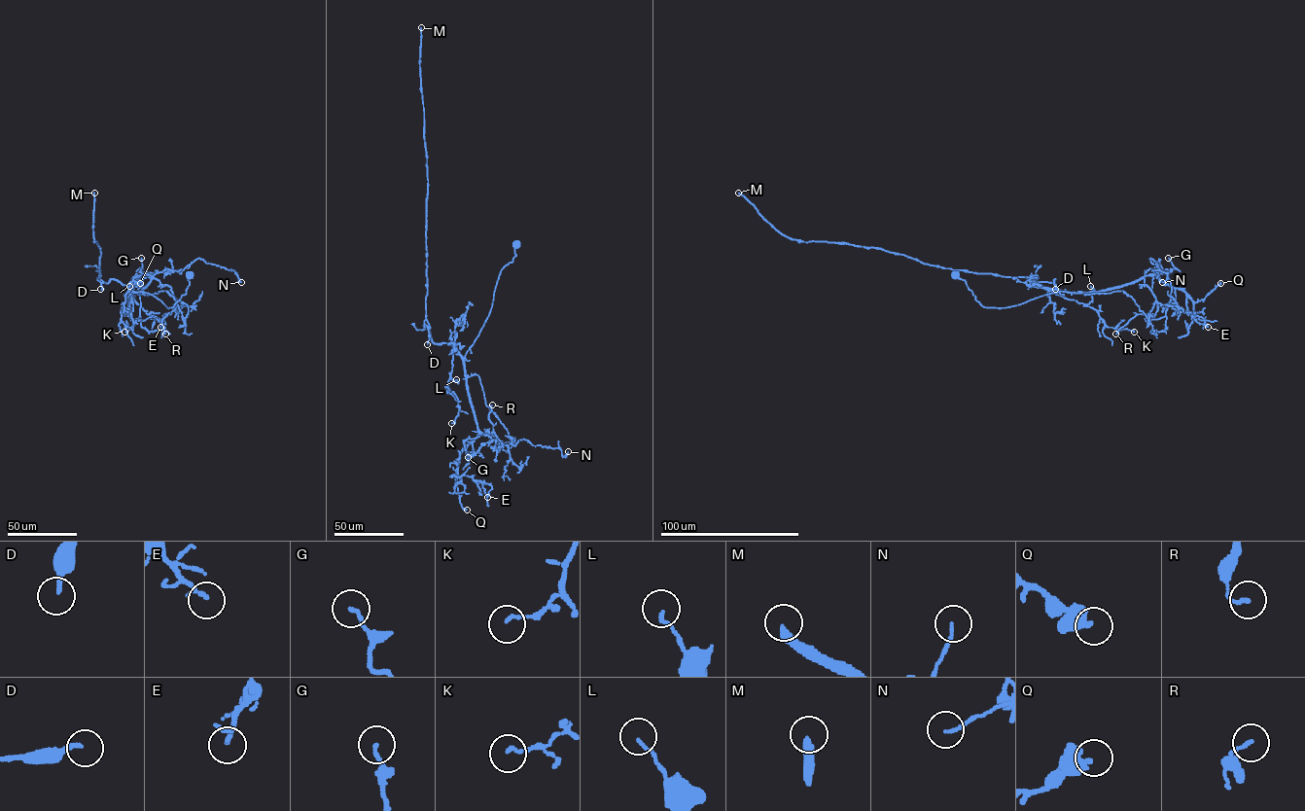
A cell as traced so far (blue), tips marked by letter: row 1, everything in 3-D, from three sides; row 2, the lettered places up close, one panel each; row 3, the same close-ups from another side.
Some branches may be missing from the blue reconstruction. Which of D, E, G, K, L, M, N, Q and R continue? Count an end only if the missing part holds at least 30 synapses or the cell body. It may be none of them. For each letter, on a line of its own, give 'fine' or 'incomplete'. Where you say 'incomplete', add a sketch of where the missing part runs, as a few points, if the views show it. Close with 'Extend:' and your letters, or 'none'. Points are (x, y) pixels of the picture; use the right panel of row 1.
D: incomplete; course (1055, 289), (1066, 292), (1091, 287), (1098, 280), (1101, 267), (1124, 258), (1132, 261), (1140, 270)
E: fine
G: fine
K: fine
L: fine
M: incomplete
N: fine
Q: fine
R: fine
Extend: D, M

